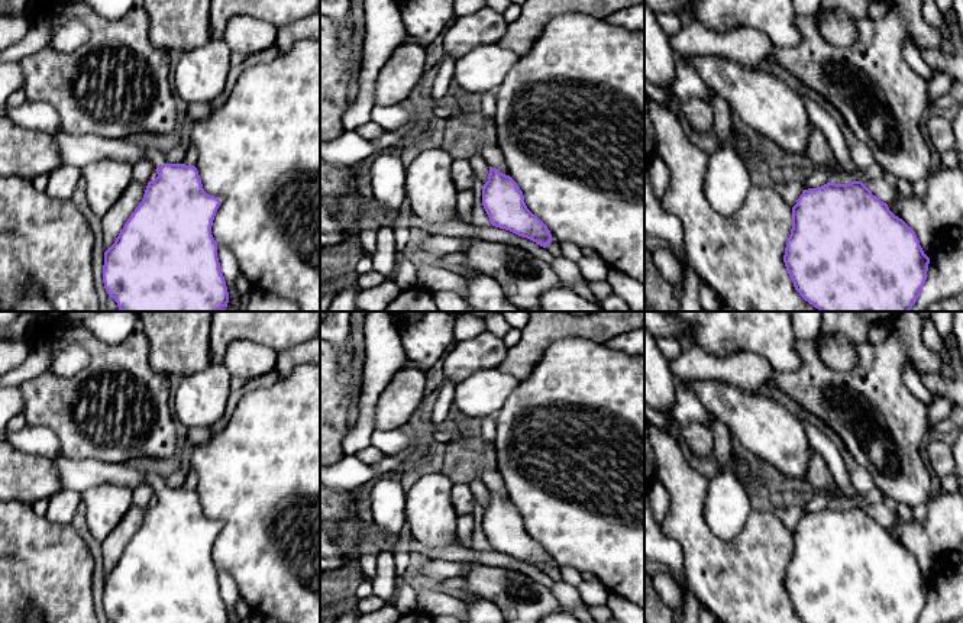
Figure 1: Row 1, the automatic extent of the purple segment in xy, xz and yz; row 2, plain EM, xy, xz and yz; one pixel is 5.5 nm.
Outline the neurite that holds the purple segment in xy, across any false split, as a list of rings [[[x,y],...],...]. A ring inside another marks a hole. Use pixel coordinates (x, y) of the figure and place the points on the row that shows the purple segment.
[[[59,130],[54,139],[61,159],[68,165],[101,159],[133,164],[146,158],[156,168],[158,177],[148,183],[142,201],[104,252],[104,288],[120,312],[219,312],[227,307],[229,293],[211,235],[220,200],[204,191],[194,165],[167,164],[165,152],[158,148],[96,133],[72,135]]]

